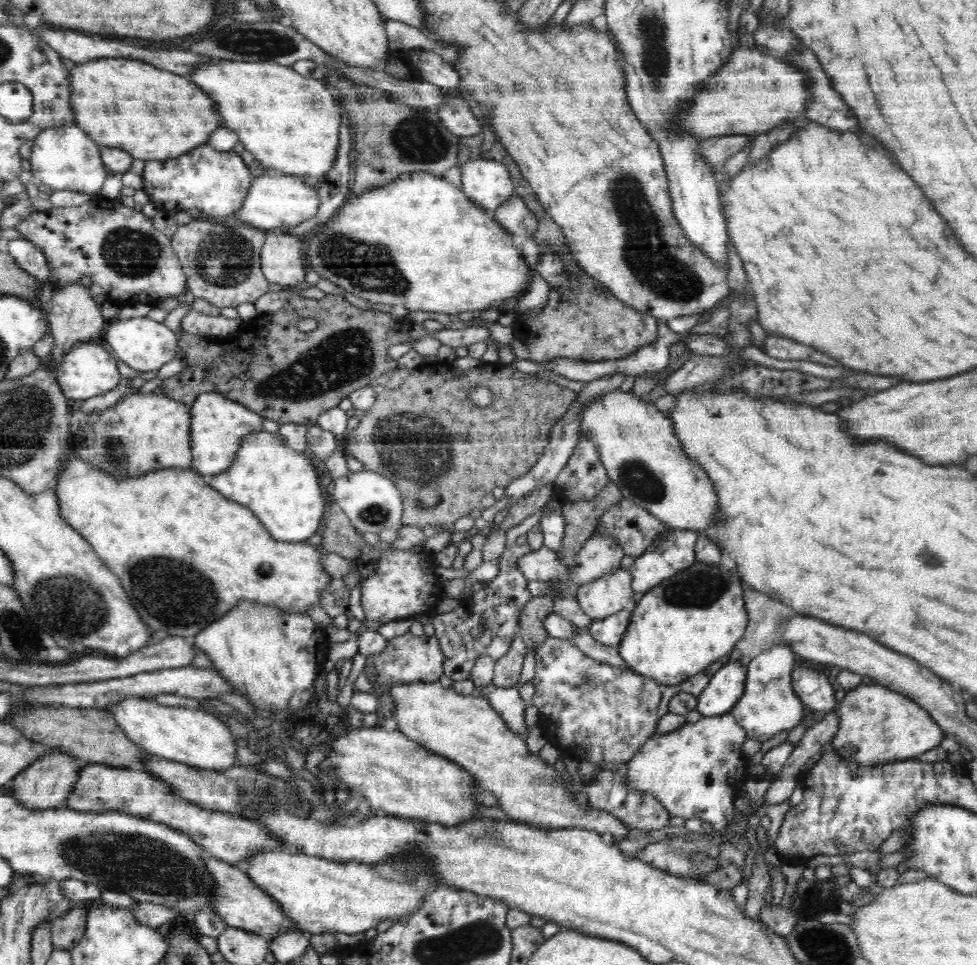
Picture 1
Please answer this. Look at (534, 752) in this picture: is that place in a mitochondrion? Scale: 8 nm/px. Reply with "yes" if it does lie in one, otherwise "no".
no

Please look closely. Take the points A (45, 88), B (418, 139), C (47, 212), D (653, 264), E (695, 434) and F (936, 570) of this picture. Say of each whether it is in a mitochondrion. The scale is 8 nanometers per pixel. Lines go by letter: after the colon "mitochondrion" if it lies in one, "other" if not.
A: other
B: mitochondrion
C: other
D: mitochondrion
E: other
F: other

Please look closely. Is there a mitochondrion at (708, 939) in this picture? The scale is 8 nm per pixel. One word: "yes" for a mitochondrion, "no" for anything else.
no

